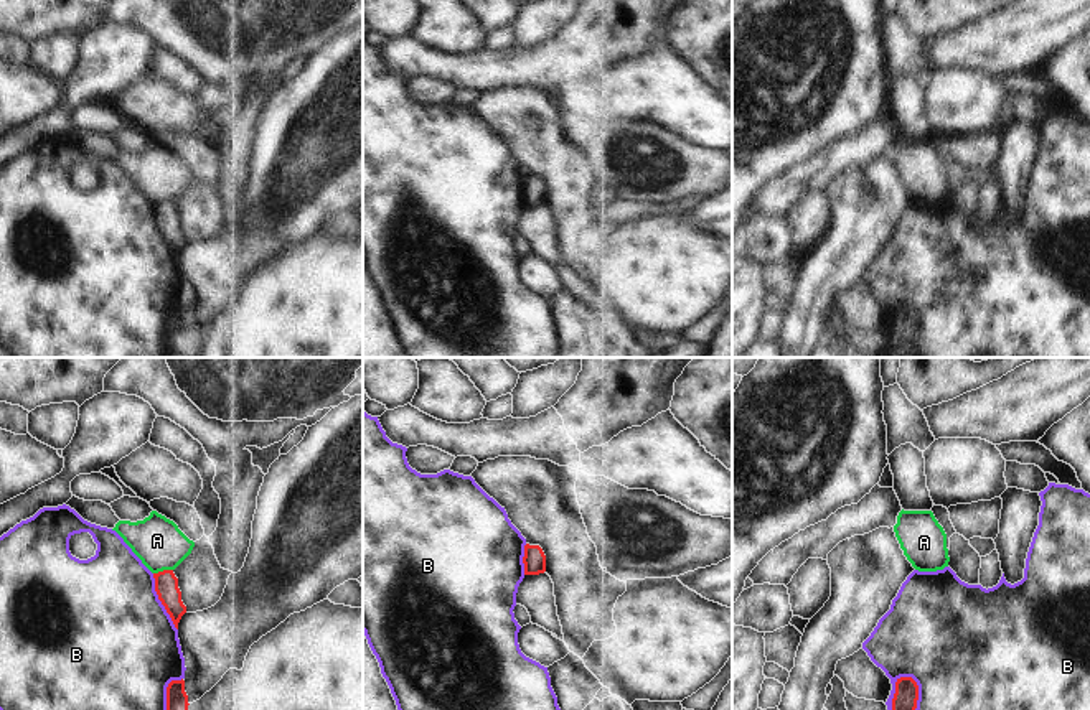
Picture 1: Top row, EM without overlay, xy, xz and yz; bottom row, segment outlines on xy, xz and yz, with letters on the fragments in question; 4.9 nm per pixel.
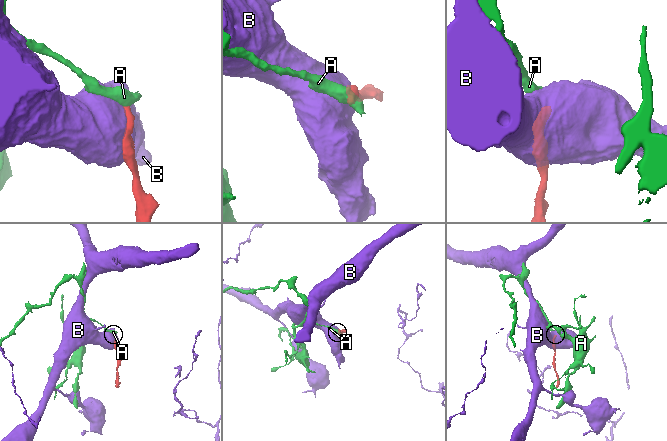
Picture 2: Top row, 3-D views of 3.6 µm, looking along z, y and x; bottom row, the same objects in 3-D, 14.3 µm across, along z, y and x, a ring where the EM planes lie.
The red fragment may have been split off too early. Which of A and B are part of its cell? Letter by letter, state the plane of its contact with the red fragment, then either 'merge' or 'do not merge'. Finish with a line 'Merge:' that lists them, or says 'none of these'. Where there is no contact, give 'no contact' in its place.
A: xy | do not merge
B: yz | do not merge
Merge: none of these

